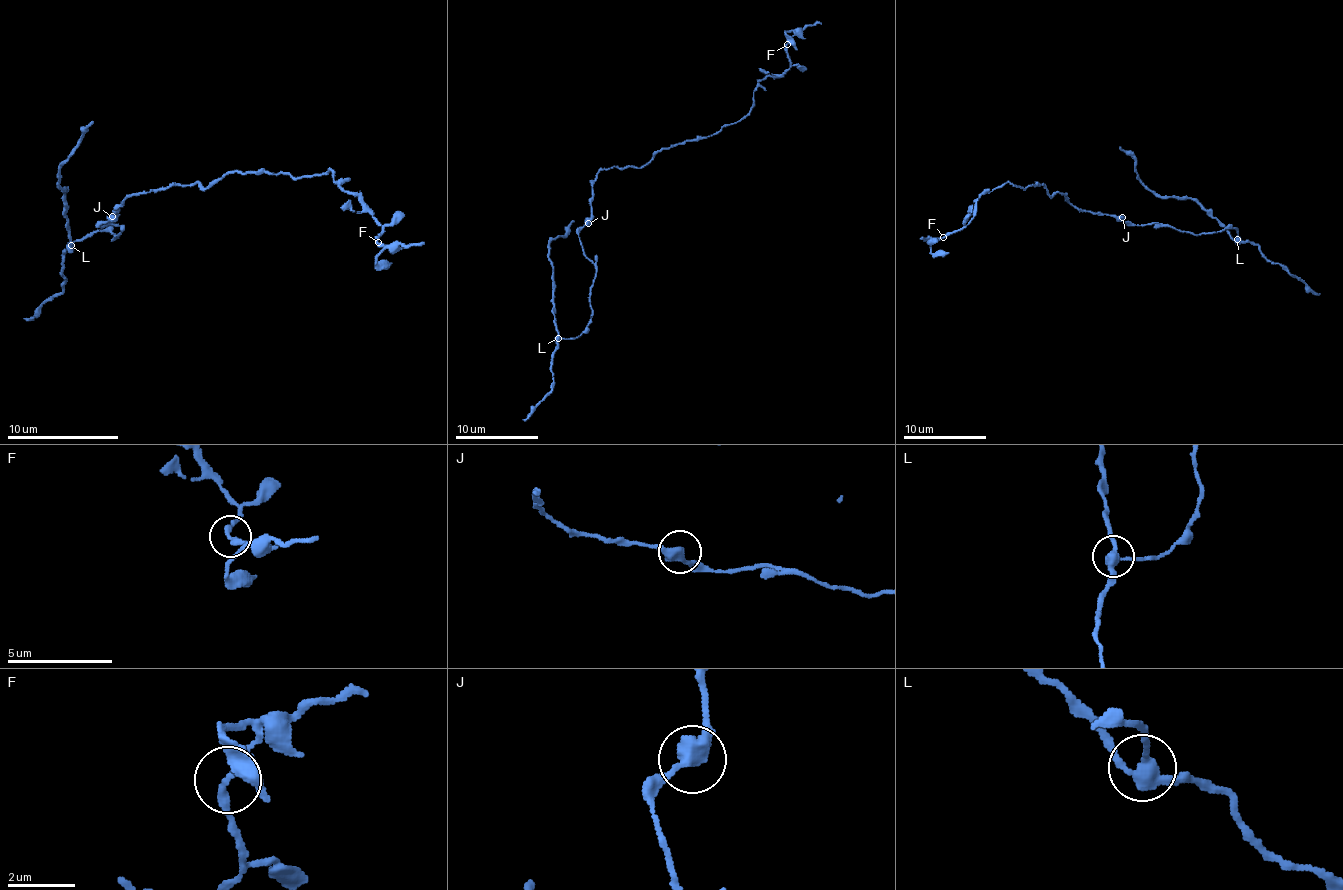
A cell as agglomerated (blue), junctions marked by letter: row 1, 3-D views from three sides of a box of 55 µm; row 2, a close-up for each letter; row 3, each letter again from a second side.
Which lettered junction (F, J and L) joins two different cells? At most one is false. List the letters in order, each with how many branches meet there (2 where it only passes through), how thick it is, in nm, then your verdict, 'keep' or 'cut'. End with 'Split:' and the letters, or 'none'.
F: branches 2; calibre 260 nm; keep
J: branches 2; calibre 400 nm; keep
L: branches 3; calibre 320 nm; cut
Split: L

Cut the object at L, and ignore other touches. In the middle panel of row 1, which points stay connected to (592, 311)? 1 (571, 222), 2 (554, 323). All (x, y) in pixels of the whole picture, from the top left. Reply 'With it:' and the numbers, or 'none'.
With it: none

